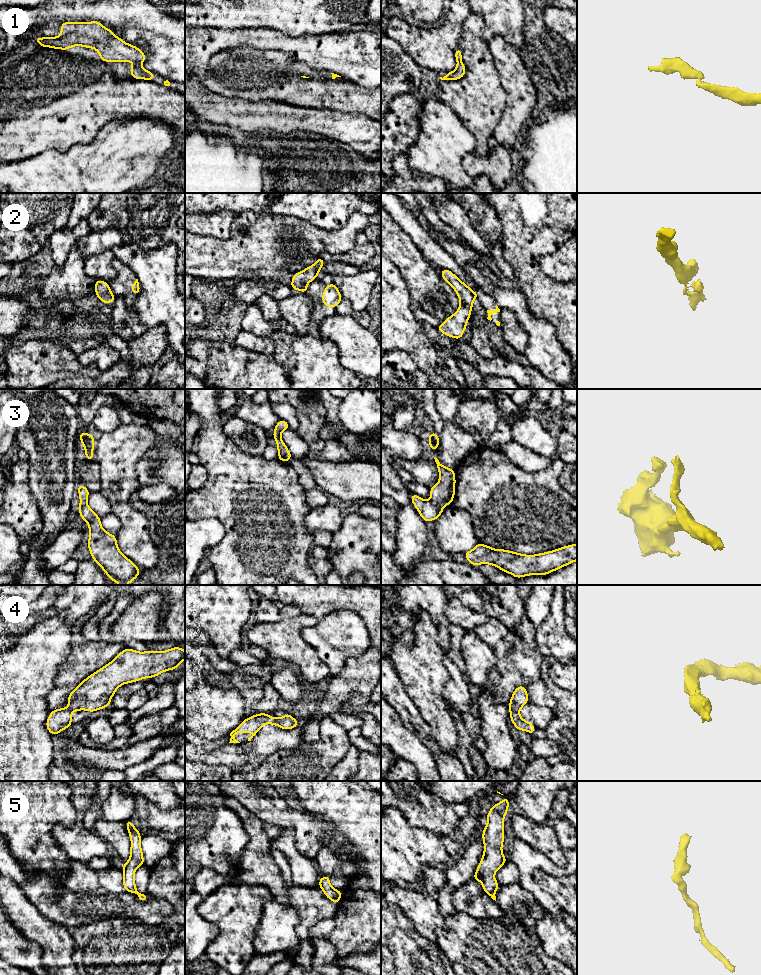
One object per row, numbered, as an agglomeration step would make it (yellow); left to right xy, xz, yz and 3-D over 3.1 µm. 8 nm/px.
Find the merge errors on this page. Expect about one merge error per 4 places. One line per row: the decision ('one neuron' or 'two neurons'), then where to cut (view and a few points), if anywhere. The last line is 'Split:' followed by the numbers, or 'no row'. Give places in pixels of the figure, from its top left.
1: one neuron; cut none
2: two neurons; cut yz (473, 292), (476, 297)
3: one neuron; cut none
4: one neuron; cut none
5: one neuron; cut none
Split: 2

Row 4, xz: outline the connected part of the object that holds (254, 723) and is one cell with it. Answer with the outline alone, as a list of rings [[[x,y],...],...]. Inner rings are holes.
[[[258,713],[257,715],[252,715],[249,718],[245,719],[240,723],[238,727],[236,727],[231,733],[230,733],[230,742],[229,743],[240,743],[234,738],[234,735],[238,732],[241,733],[247,733],[248,731],[252,733],[252,736],[248,738],[248,741],[251,741],[251,739],[258,733],[258,731],[262,728],[265,724],[272,724],[276,725],[284,730],[293,729],[296,726],[298,726],[300,723],[293,718],[290,713],[286,713],[281,718],[276,718],[269,716],[267,713]]]

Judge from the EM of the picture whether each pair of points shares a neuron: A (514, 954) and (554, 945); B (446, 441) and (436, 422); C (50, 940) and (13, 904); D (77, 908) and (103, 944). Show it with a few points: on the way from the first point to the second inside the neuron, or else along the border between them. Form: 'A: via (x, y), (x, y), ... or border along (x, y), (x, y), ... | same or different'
A: border along (535, 933), (542, 949), (548, 955), (561, 962) | different
B: border along (435, 408), (442, 421), (442, 431), (439, 435) | different
C: via (41, 931), (22, 913) | same
D: border along (111, 918), (79, 925), (75, 928) | different

